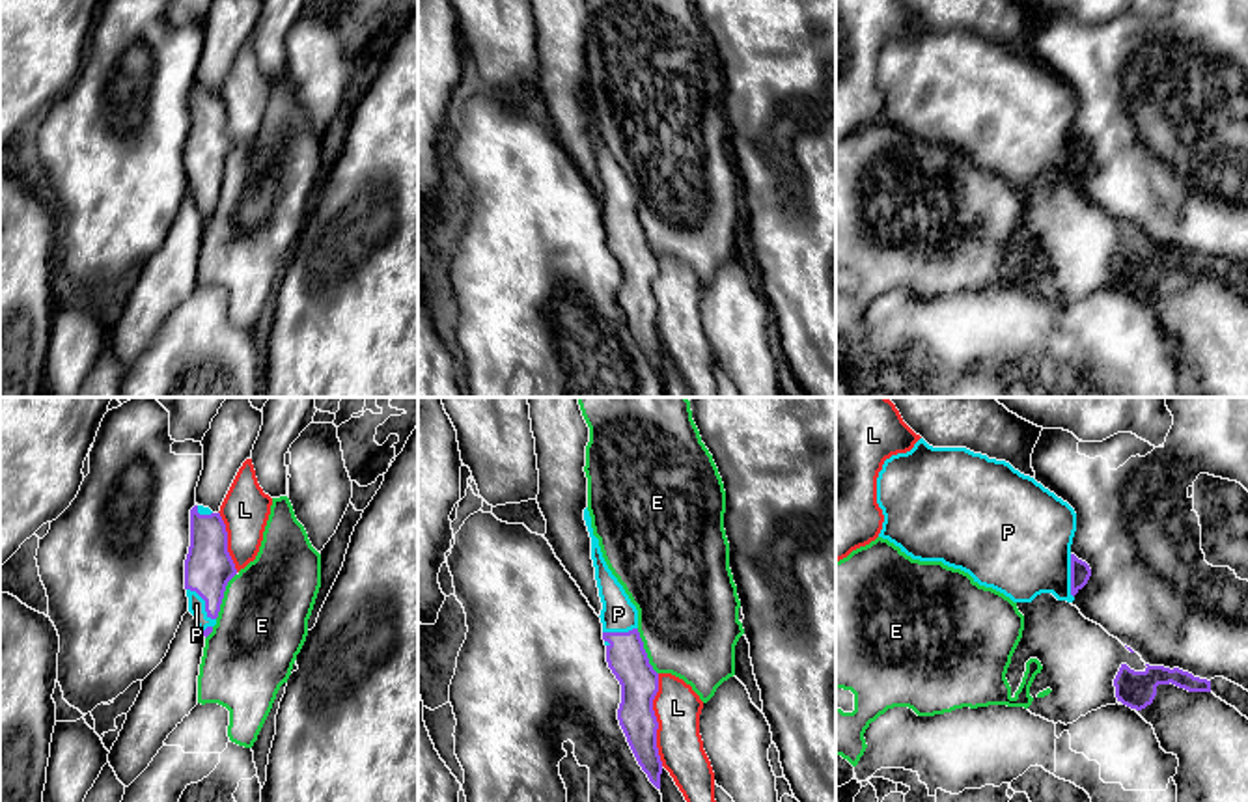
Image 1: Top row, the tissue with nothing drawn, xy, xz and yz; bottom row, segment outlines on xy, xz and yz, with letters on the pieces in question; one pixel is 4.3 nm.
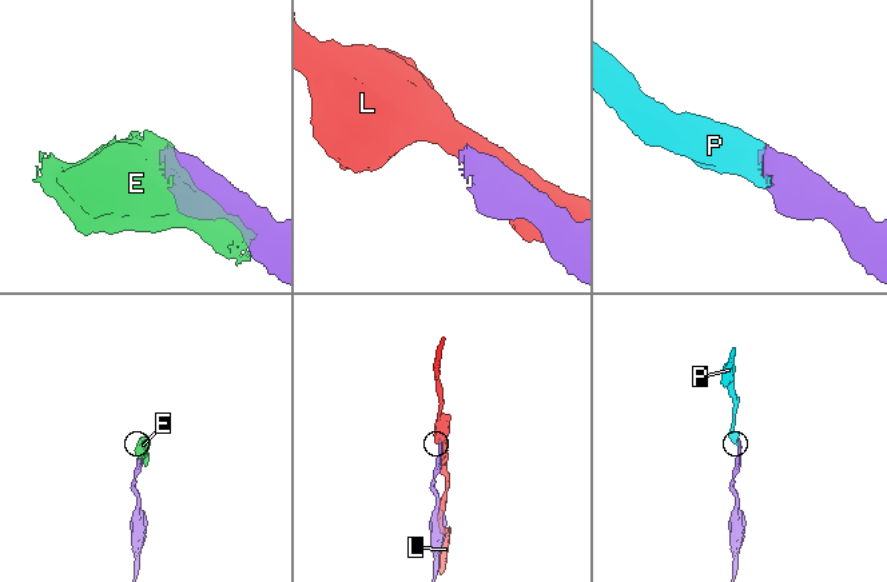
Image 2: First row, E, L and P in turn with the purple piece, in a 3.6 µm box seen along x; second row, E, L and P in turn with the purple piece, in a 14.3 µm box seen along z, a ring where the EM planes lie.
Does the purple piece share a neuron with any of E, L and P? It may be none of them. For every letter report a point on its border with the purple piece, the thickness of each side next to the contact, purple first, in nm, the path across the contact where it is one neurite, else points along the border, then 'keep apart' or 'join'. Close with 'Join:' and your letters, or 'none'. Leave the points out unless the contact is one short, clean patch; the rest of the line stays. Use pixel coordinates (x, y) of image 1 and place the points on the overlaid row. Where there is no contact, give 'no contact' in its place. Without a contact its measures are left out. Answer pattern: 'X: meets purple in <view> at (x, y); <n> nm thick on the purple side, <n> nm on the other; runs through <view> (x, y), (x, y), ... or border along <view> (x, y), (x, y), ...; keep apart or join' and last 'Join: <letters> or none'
E: meets purple in xy at (222, 595); 200 nm thick on the purple side, 380 nm on the other; keep apart
L: meets purple in xz at (655, 720); 160 nm thick on the purple side, 200 nm on the other; keep apart
P: meets purple in yz at (1071, 577); 90 nm thick on the purple side, 420 nm on the other; join
Join: P

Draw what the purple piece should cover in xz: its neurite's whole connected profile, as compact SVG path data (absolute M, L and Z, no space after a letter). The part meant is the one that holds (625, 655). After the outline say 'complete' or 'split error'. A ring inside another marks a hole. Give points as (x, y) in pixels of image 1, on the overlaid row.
M588 507L584 509L584 520L591 537L591 560L603 602L599 617L603 623L606 662L621 684L617 720L638 765L649 781L660 789L659 722L653 711L653 699L659 692L659 673L649 664L638 632L638 610L603 558Z | split error

